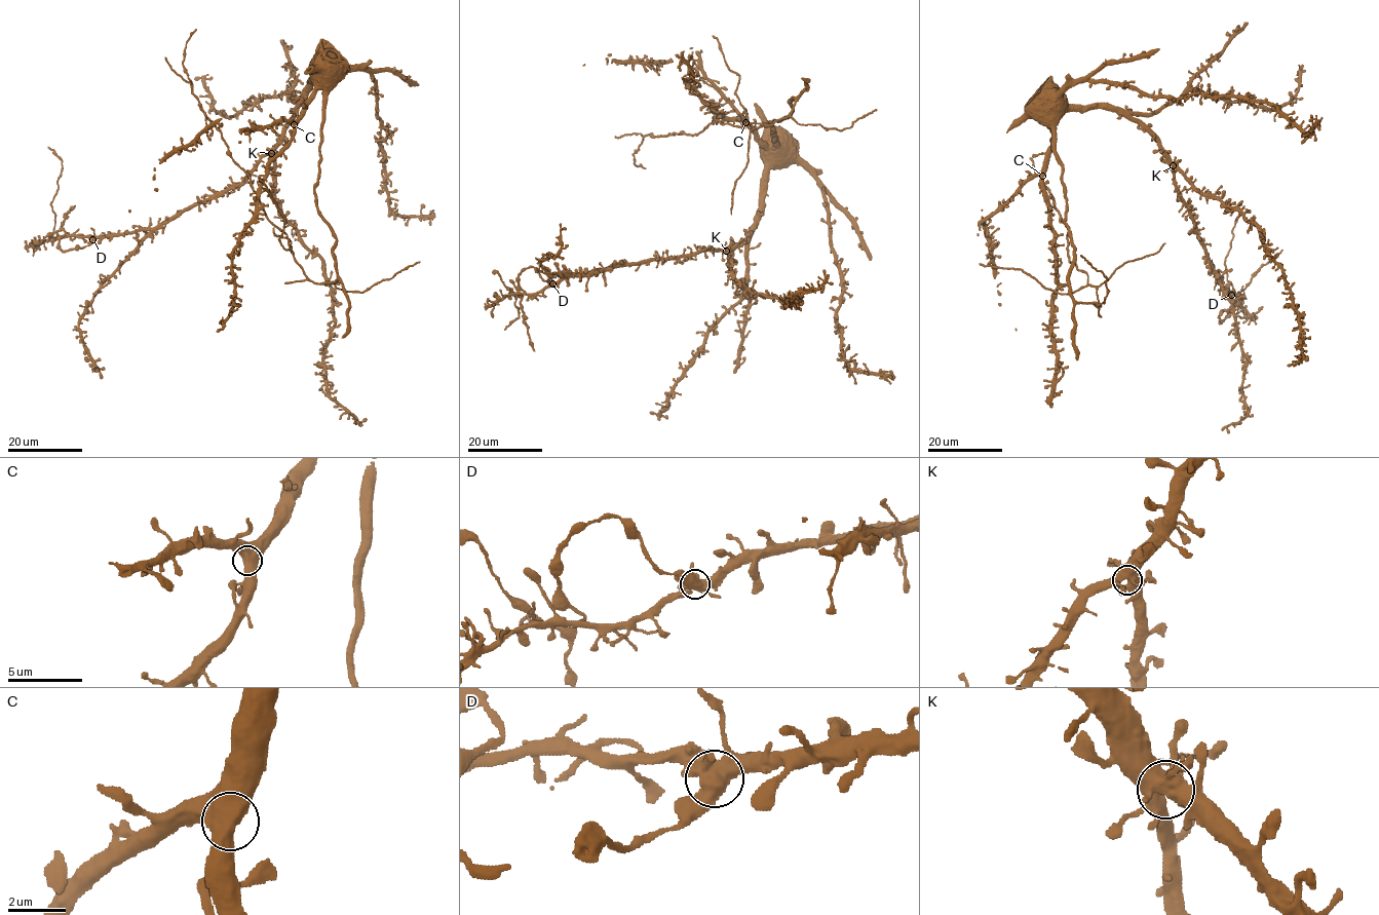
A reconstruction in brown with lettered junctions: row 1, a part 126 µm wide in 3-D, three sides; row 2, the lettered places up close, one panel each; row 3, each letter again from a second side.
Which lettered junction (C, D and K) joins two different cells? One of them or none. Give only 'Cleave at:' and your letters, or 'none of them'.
Cleave at: D

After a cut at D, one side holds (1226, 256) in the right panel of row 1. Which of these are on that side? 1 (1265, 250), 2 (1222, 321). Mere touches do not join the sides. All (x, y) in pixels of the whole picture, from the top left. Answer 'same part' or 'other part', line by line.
1: other part
2: same part

